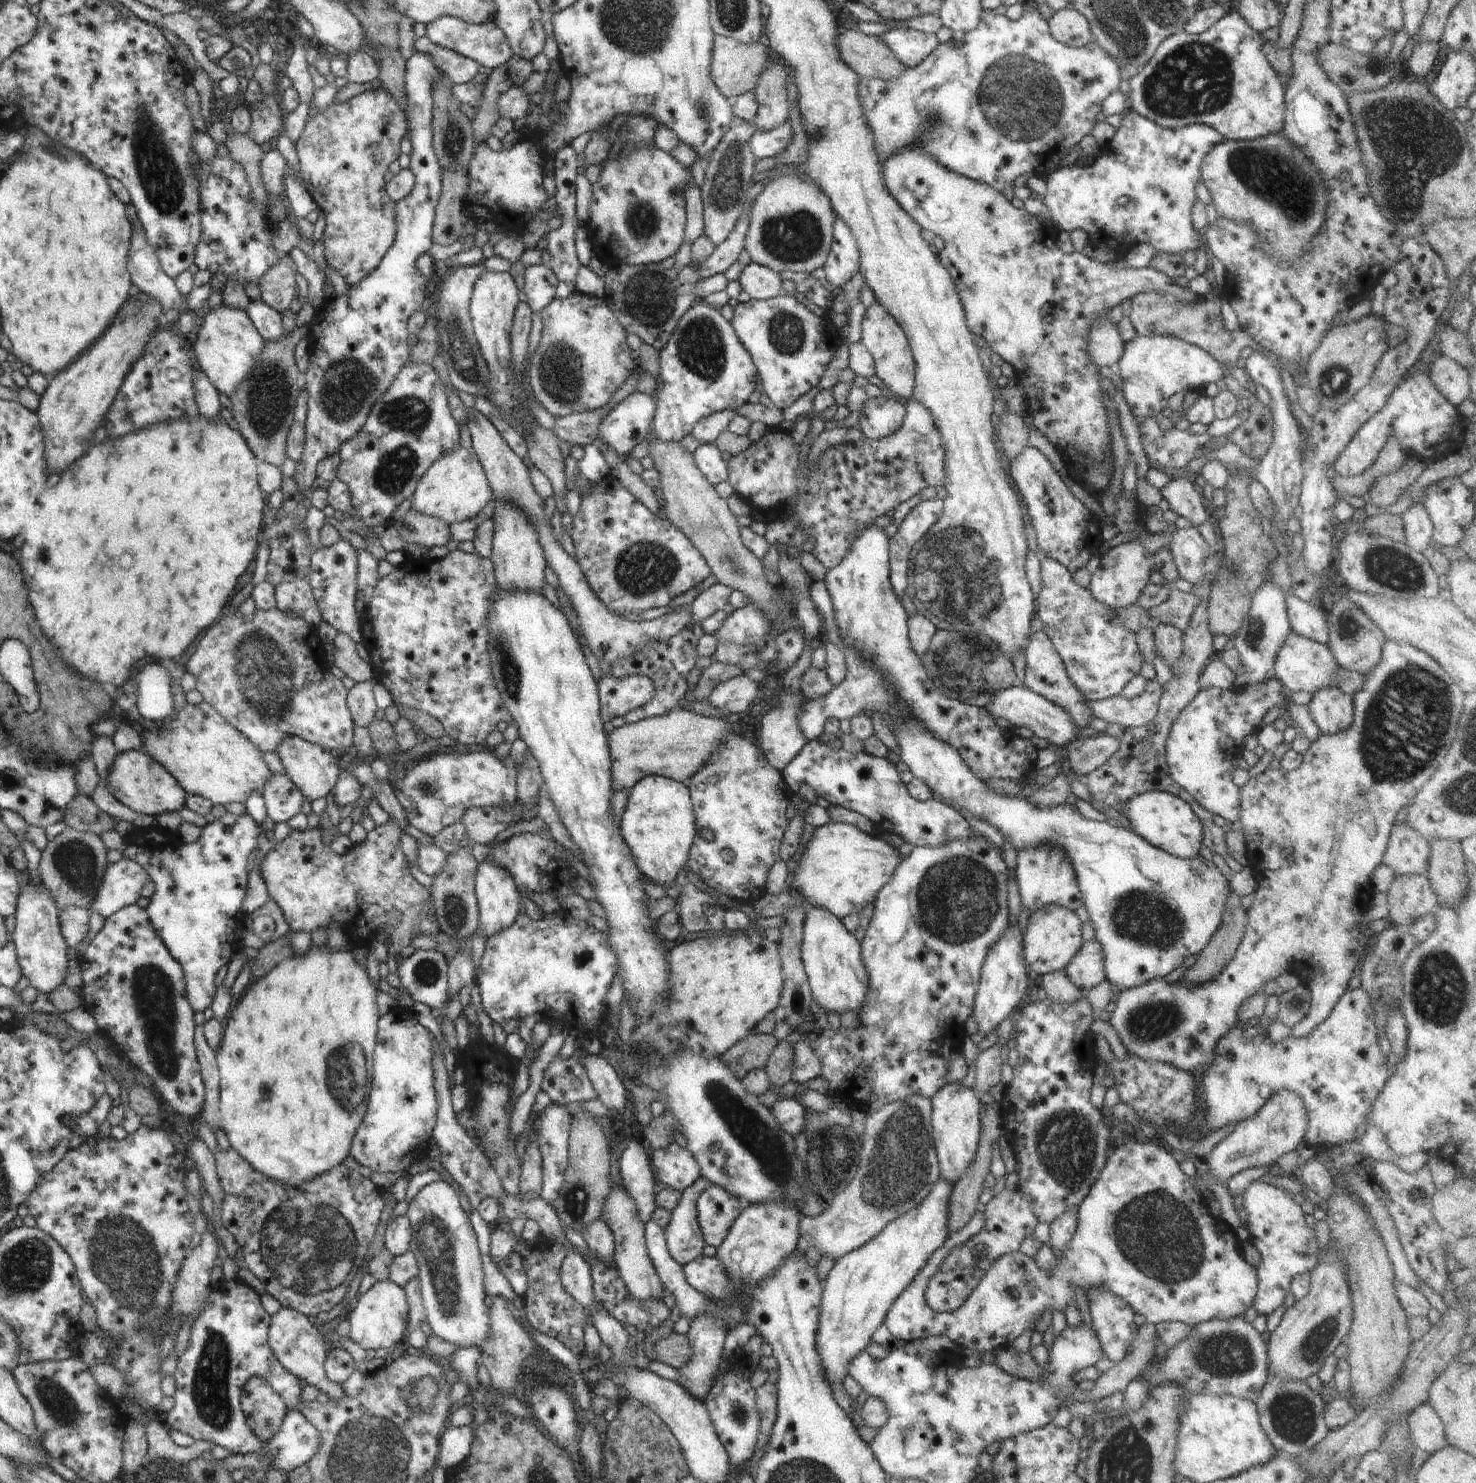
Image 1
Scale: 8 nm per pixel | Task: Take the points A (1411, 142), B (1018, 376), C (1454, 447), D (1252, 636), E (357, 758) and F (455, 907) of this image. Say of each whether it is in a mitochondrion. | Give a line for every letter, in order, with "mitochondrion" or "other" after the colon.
A: mitochondrion
B: other
C: other
D: mitochondrion
E: other
F: mitochondrion

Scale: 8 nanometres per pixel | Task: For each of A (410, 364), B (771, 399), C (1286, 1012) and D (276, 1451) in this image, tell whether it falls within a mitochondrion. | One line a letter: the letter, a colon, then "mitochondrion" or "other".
A: other
B: other
C: mitochondrion
D: mitochondrion

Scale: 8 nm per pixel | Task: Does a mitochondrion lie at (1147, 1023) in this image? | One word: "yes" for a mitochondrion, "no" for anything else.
yes

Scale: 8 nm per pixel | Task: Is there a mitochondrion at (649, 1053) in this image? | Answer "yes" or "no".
yes

